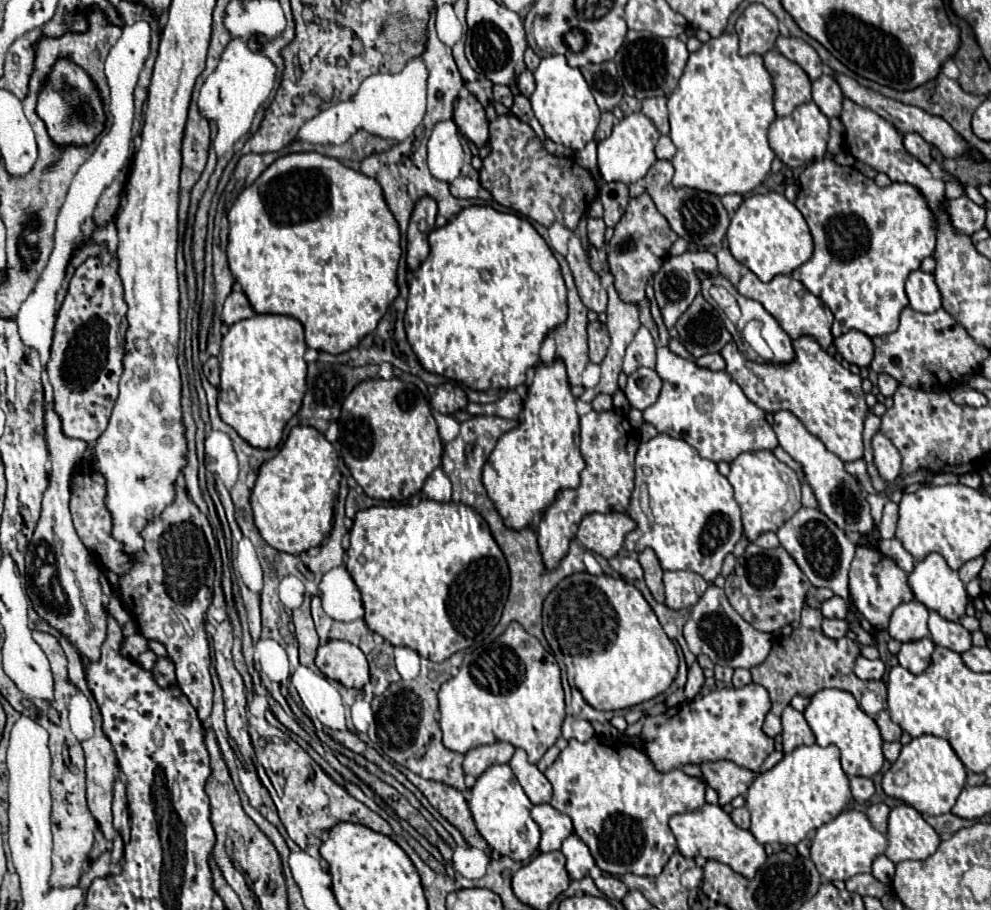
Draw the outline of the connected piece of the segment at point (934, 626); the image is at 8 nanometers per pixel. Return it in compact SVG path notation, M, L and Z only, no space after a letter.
M930 612L928 628L930 628L930 638L938 646L942 644L944 648L950 648L960 654L972 648L972 634L960 622L948 622L942 616L938 616L936 612Z

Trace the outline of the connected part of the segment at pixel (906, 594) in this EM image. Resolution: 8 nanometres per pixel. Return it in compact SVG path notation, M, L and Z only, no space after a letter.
M858 546L856 556L852 560L850 568L850 596L854 608L874 626L880 630L888 628L888 620L894 612L894 608L902 602L914 600L912 588L908 586L908 576L904 570L900 570L894 560L880 554L878 548L870 546Z

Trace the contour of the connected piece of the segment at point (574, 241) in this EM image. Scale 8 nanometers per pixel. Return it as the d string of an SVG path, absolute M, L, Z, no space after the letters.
M572 236L568 240L568 254L566 254L566 260L570 264L570 270L574 274L574 280L576 280L576 288L578 288L578 294L582 298L582 302L594 310L594 312L604 312L606 310L606 290L602 288L600 284L600 278L596 276L596 272L592 272L590 264L586 262L586 254L584 254L584 248L582 248L582 242L580 238Z

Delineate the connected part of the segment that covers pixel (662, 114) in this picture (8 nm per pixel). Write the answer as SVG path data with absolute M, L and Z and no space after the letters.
M646 98L642 102L642 112L654 122L654 126L658 128L660 134L668 134L670 126L668 126L668 110L666 110L666 98Z

